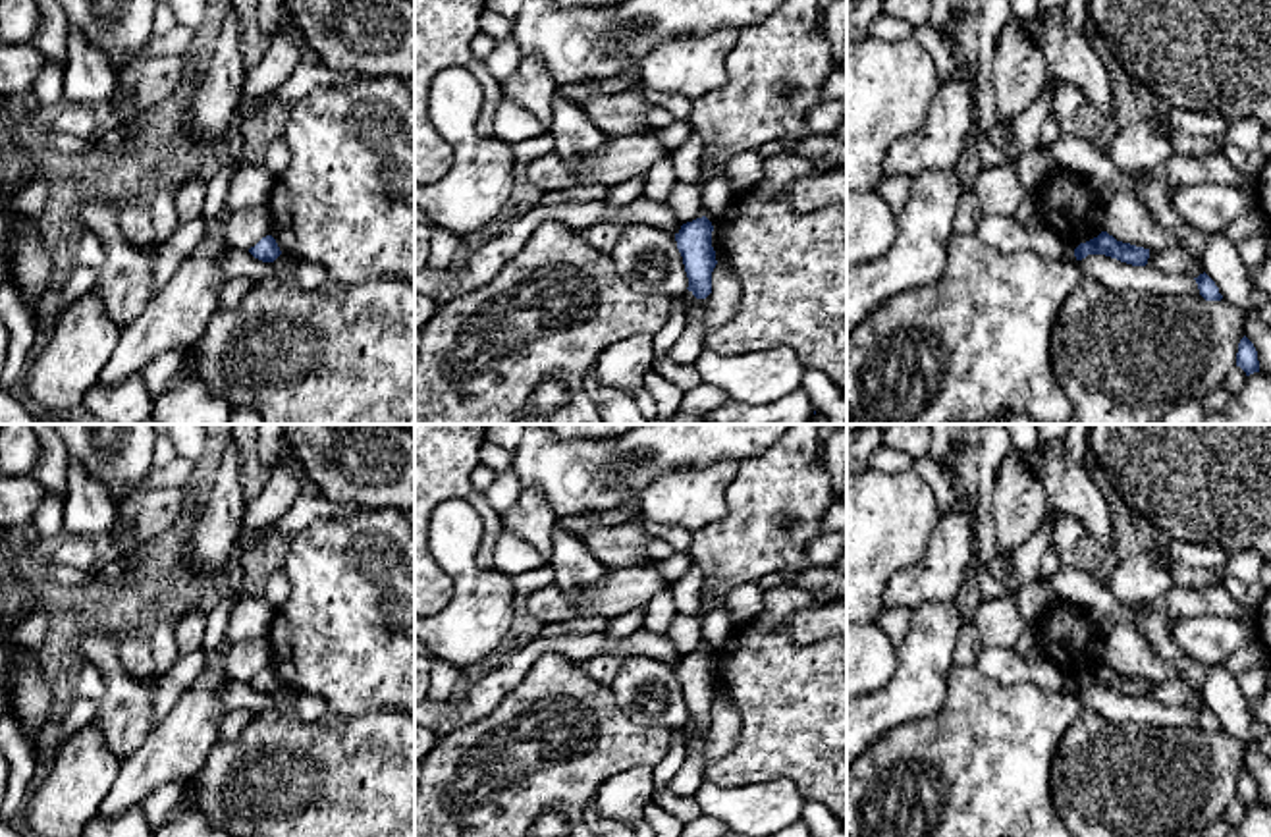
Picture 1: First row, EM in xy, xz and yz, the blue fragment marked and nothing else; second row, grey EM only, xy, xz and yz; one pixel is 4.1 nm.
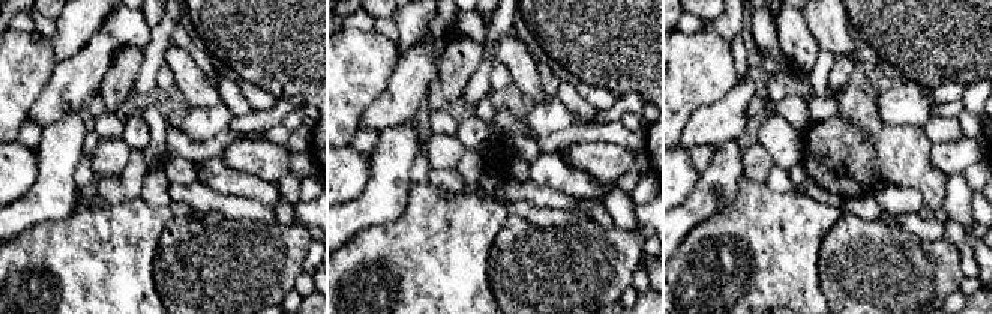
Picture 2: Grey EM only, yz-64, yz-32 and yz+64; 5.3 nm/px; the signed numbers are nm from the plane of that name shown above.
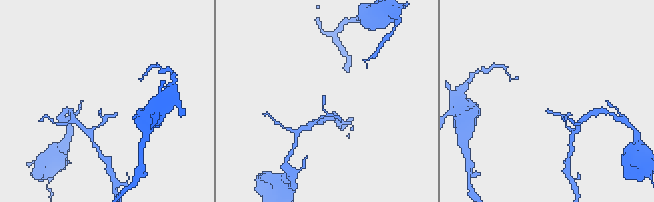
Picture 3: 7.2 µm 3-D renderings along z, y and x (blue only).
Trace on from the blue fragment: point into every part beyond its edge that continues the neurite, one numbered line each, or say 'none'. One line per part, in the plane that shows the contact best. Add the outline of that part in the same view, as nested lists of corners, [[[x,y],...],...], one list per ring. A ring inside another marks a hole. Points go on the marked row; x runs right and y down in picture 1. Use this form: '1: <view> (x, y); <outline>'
none

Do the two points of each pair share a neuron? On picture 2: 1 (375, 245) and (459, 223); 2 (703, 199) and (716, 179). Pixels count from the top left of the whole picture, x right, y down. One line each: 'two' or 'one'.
1: one
2: one

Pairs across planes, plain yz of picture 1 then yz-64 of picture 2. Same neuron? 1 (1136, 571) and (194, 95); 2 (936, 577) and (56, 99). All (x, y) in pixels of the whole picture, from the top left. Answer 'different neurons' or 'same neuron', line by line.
1: different neurons
2: same neuron

